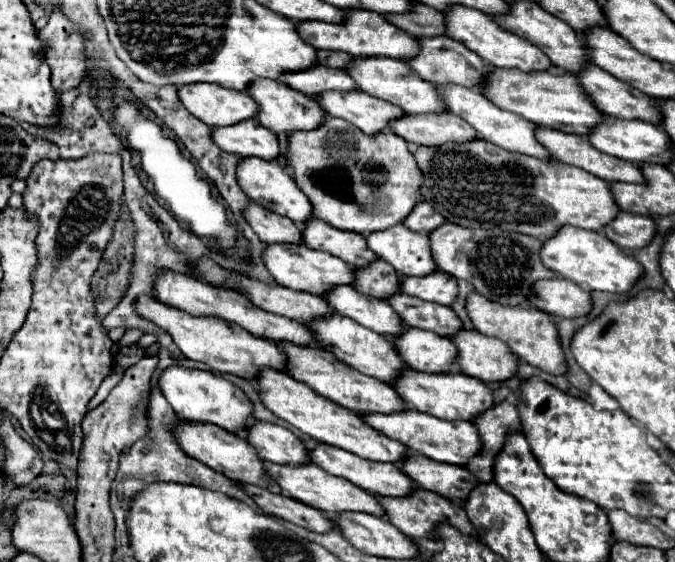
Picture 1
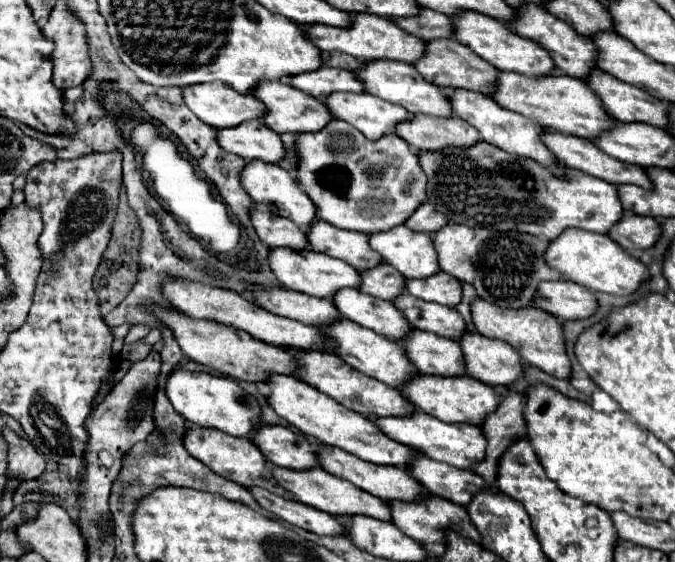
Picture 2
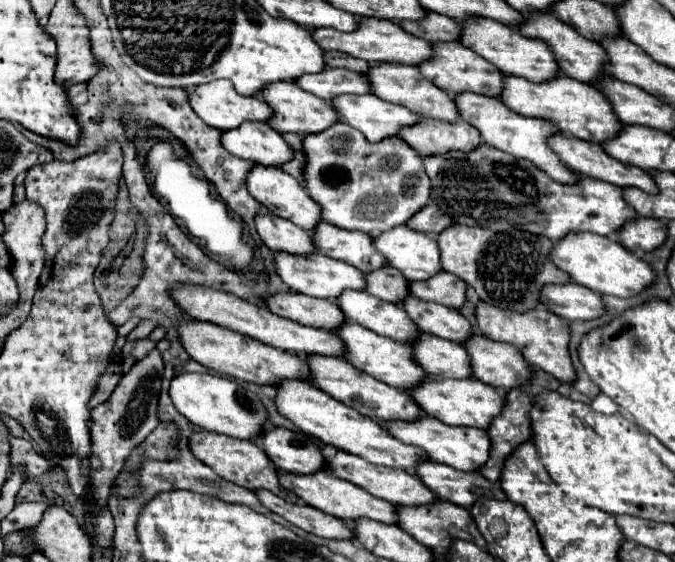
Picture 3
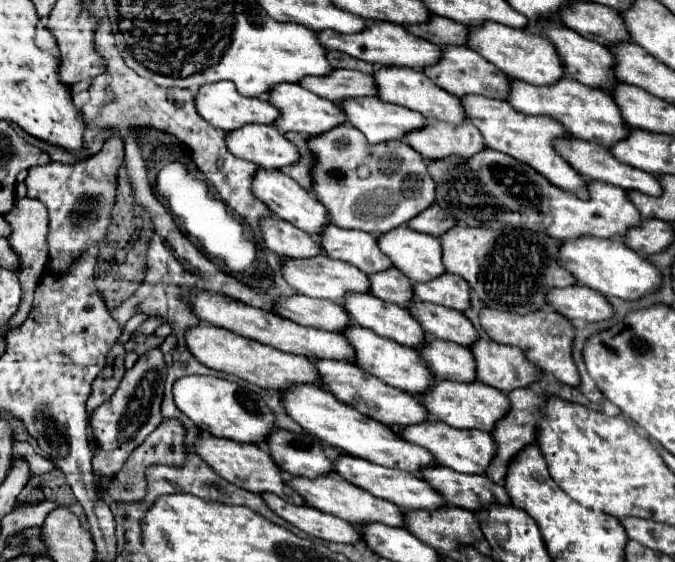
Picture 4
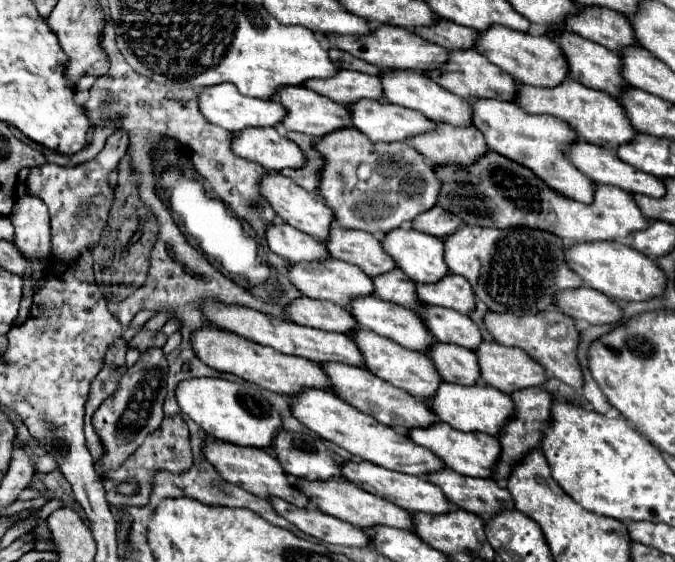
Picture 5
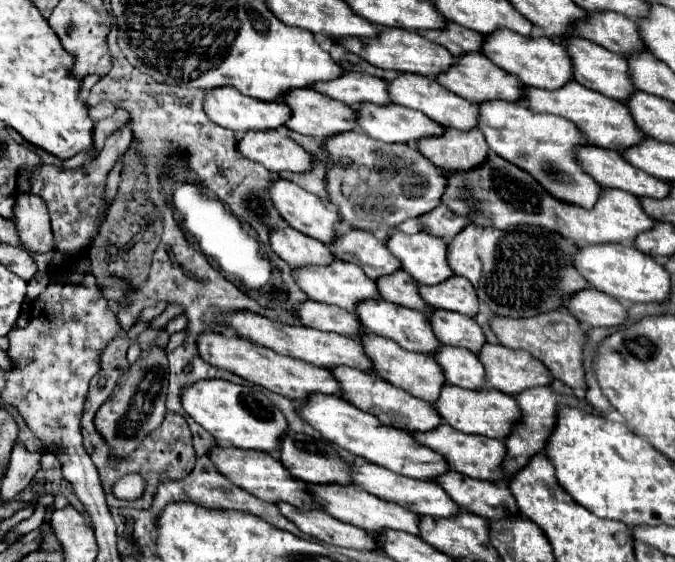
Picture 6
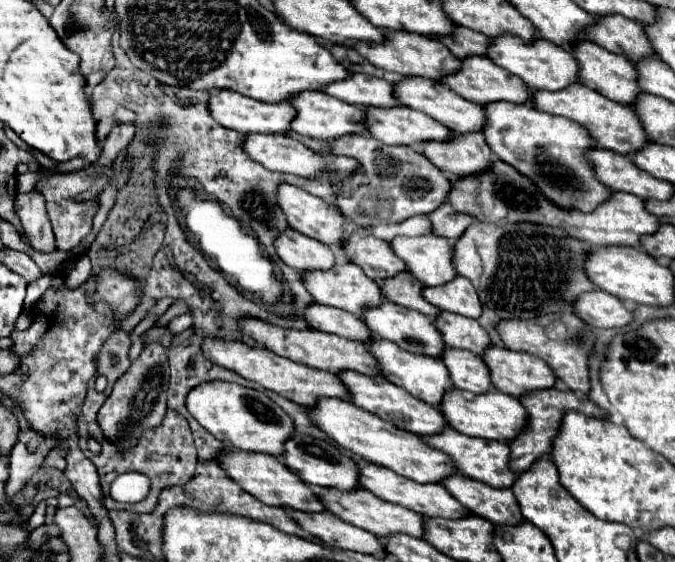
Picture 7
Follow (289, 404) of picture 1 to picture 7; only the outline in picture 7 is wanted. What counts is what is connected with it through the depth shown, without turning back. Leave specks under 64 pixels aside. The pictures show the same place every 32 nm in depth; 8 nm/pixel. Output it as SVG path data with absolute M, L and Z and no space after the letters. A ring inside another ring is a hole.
M336 398L320 400L320 404L314 410L308 408L308 414L310 414L312 422L322 432L326 432L330 438L334 438L334 442L338 446L362 456L364 460L368 460L372 464L382 464L382 466L394 470L396 474L406 476L410 480L416 480L420 484L440 484L448 476L458 472L456 464L450 456L432 448L418 434L400 430L394 424L384 422L376 414L362 410L352 402L344 402L344 400L336 400Z

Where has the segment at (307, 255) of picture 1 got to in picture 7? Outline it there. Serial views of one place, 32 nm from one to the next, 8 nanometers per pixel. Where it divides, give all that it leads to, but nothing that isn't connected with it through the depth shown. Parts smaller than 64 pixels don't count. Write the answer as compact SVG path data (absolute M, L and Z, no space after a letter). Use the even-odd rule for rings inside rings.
M336 264L328 272L302 274L302 278L304 278L304 284L306 284L308 292L316 298L316 302L346 310L346 312L356 314L356 316L362 316L366 308L376 308L376 306L380 306L384 302L384 294L382 294L380 284L370 280L364 274L364 270L360 266L356 266L356 264Z

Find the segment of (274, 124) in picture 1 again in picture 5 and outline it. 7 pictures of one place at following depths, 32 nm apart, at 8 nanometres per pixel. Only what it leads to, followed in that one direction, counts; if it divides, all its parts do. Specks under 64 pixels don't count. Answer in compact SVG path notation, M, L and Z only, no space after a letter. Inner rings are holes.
M280 88L276 102L288 108L288 120L282 124L286 130L322 138L334 130L354 128L348 106L320 96L308 88Z

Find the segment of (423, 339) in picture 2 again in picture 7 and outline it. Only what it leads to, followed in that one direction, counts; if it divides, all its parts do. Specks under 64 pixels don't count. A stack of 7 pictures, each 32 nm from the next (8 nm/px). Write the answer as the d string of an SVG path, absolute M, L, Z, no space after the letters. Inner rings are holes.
M446 348L442 362L446 364L456 388L468 390L472 394L490 392L490 388L492 388L490 370L480 356L476 356L472 352L456 350L456 348Z

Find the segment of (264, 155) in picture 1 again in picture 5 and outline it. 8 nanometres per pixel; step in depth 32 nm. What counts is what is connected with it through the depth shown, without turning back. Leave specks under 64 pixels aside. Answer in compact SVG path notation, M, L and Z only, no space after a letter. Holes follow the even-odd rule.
M248 128L248 132L242 132L232 140L232 150L238 156L258 162L266 170L274 172L306 166L306 156L298 144L288 140L276 128Z

